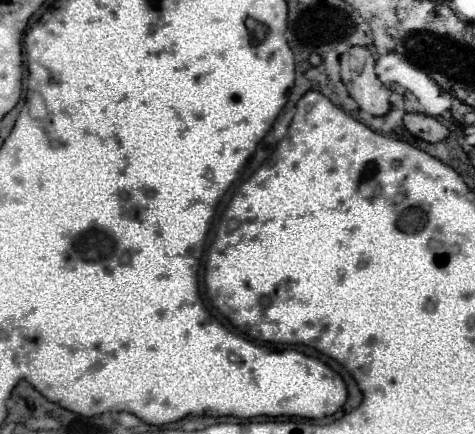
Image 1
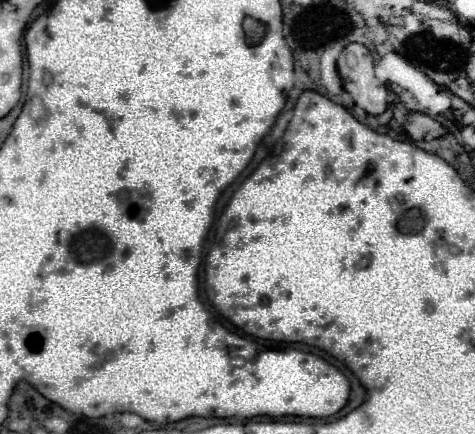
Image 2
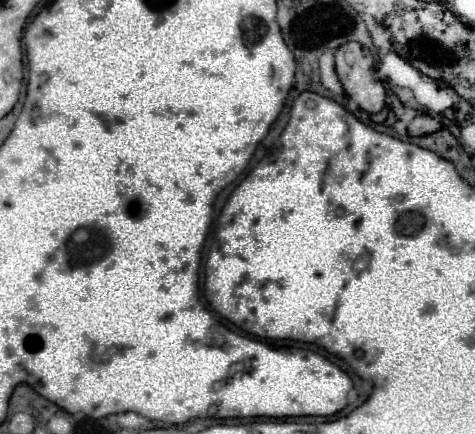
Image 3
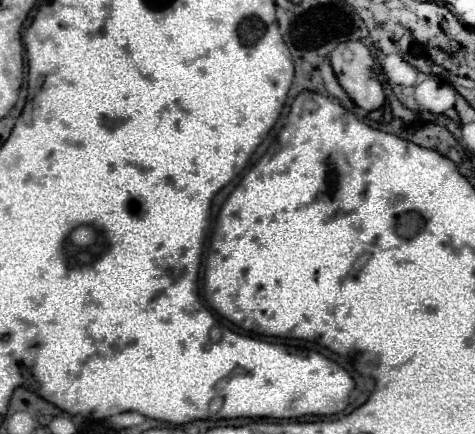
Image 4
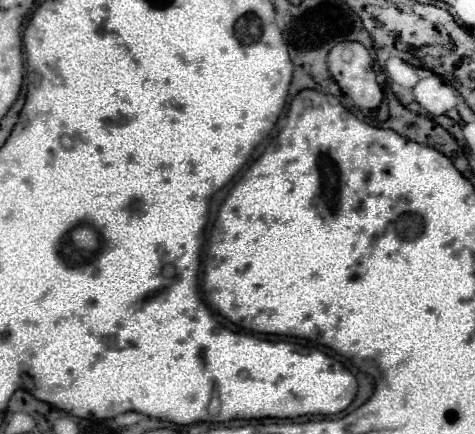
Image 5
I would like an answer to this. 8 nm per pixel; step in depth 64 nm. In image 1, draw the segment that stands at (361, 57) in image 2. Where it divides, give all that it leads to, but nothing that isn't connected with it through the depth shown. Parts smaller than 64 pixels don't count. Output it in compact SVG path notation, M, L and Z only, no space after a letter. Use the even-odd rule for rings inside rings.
M352 46L350 50L346 50L340 56L340 76L342 82L348 90L348 94L358 102L360 110L372 114L372 116L384 116L390 110L390 100L388 100L388 90L386 86L378 80L378 76L374 74L374 58L368 52L368 48L364 46Z

